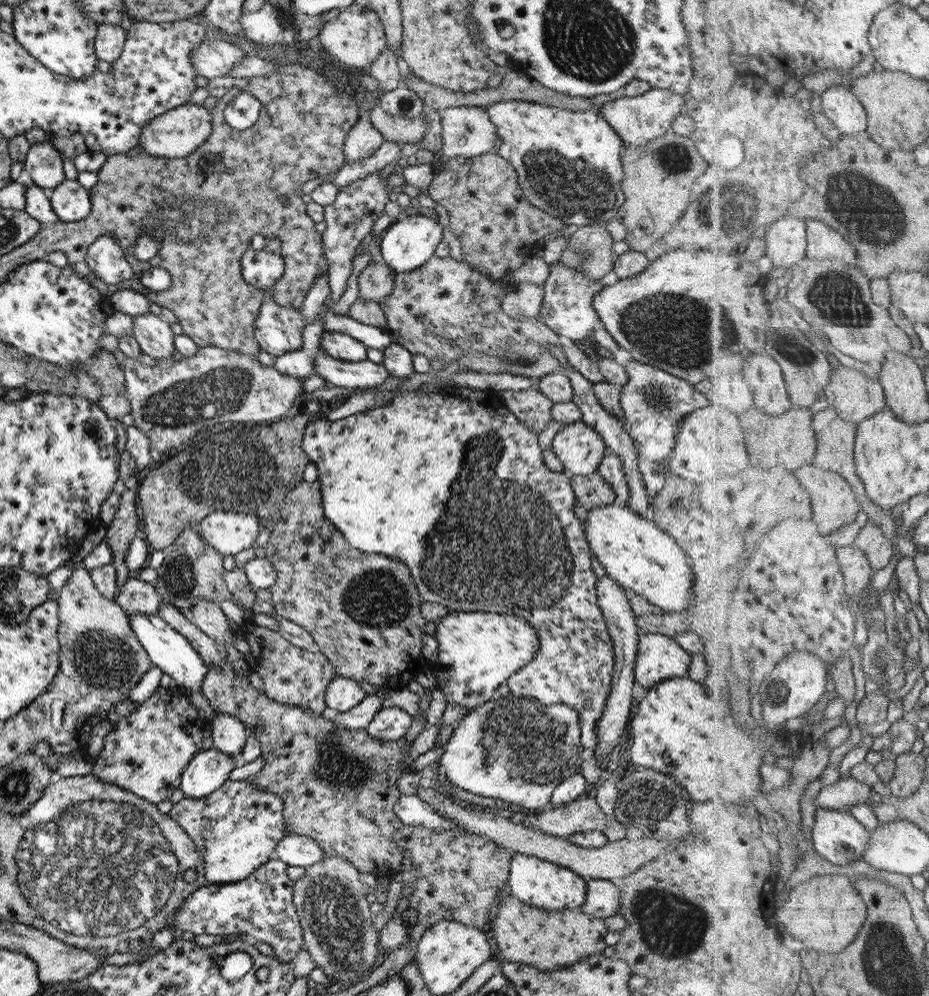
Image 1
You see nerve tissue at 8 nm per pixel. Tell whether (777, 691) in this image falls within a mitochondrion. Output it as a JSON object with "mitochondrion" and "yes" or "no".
{"mitochondrion":"yes"}

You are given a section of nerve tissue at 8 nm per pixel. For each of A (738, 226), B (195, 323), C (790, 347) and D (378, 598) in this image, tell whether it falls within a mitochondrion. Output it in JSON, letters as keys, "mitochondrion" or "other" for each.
{"A":"mitochondrion","B":"other","C":"mitochondrion","D":"mitochondrion"}

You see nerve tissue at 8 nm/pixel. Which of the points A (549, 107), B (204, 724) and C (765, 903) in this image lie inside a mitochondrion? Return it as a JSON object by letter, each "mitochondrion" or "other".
{"A":"other","B":"other","C":"other"}

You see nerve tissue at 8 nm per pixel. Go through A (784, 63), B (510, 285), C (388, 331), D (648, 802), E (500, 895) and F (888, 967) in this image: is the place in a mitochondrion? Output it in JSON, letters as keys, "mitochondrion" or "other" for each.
{"A":"other","B":"other","C":"other","D":"mitochondrion","E":"other","F":"mitochondrion"}

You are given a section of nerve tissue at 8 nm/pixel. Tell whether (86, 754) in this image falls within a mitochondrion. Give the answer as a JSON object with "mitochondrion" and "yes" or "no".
{"mitochondrion":"no"}

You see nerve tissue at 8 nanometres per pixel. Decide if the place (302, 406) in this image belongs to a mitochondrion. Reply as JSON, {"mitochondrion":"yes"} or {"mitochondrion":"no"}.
{"mitochondrion":"no"}

